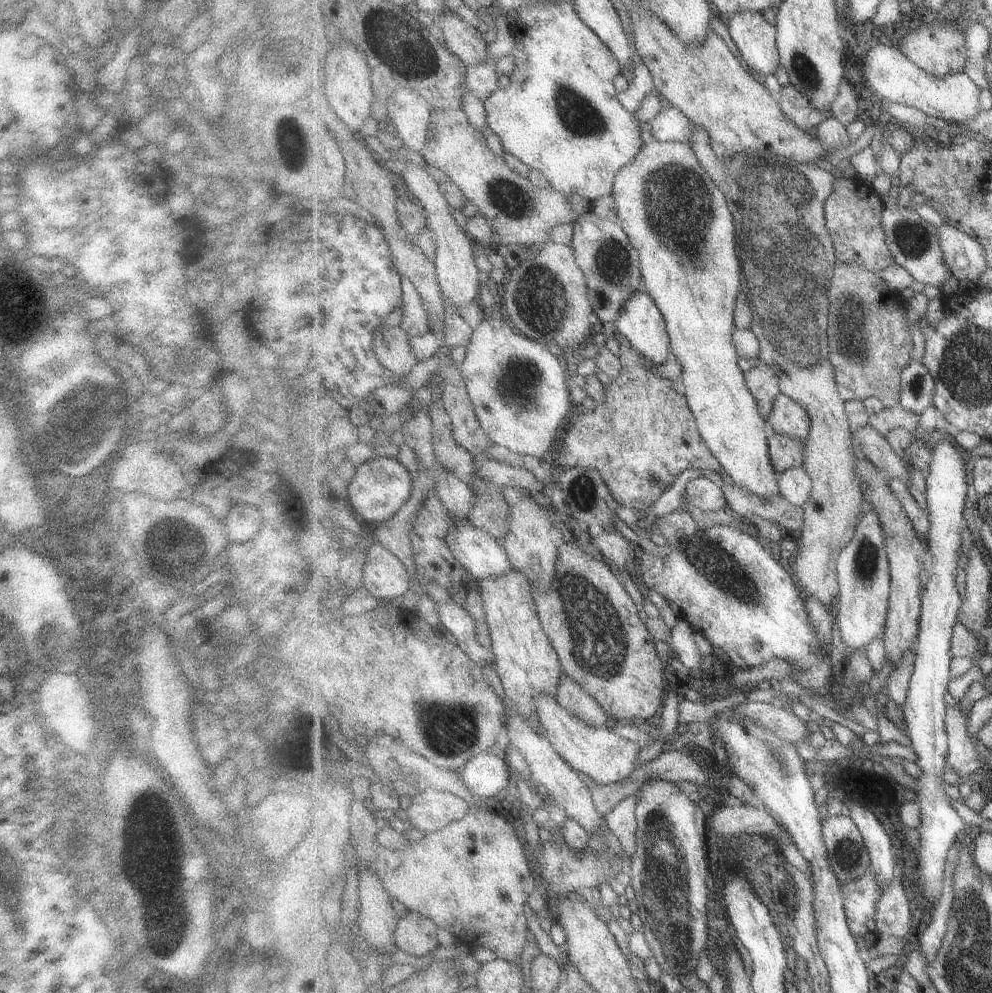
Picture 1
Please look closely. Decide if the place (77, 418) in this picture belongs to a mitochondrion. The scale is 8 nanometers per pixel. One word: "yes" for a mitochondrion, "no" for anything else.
yes

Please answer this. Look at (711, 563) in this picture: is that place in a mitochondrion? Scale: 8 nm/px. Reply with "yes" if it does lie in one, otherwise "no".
yes

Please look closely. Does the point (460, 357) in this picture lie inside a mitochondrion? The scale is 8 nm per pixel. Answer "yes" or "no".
no

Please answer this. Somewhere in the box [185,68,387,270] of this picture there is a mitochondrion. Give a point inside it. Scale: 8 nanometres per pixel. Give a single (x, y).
(289, 131)

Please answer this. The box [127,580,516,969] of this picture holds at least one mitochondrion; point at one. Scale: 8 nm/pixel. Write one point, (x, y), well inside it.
(453, 732)

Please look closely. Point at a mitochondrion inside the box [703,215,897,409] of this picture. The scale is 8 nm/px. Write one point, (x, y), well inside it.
(853, 306)

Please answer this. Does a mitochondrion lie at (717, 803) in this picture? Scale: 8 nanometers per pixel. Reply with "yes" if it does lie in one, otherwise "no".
no

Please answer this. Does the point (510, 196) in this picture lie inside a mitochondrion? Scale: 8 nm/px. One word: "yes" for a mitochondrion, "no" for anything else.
yes

